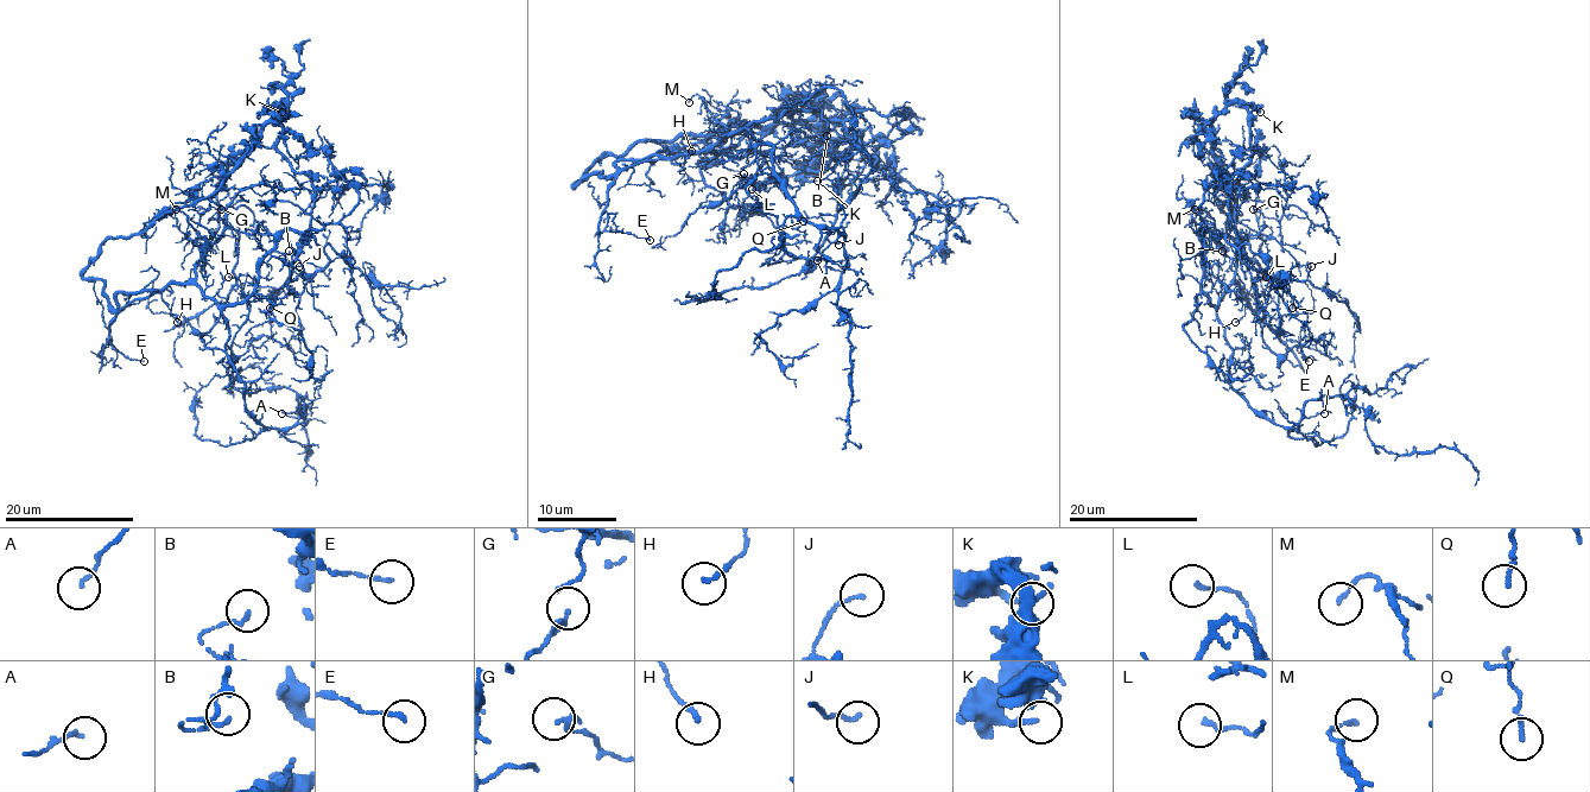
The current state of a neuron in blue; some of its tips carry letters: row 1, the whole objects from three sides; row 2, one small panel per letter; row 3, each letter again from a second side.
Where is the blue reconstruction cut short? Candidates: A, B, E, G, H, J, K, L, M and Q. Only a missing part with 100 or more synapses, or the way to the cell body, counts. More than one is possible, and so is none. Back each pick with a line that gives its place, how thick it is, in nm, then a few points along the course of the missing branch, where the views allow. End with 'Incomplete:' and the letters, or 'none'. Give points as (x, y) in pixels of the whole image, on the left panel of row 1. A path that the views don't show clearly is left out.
Incomplete: none

